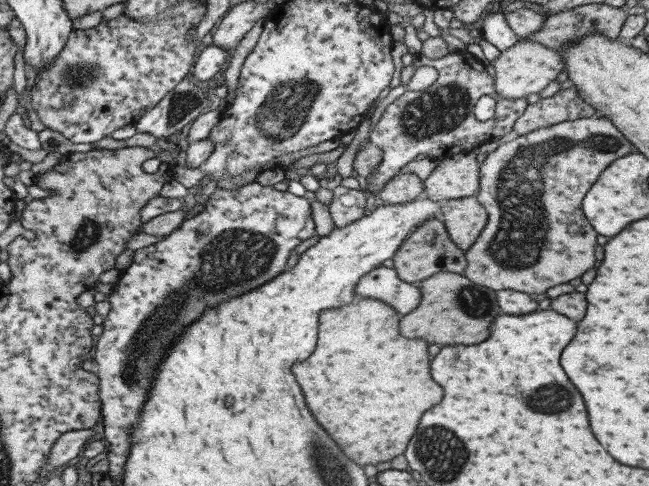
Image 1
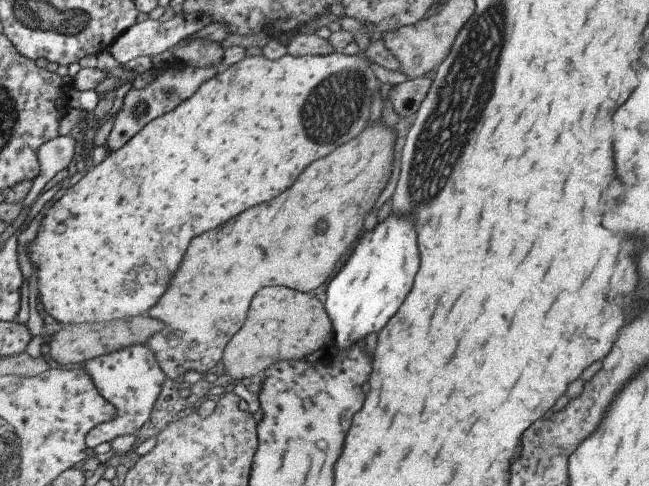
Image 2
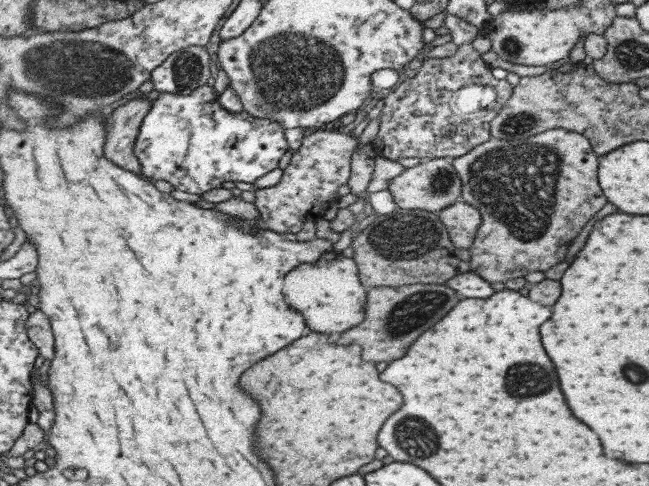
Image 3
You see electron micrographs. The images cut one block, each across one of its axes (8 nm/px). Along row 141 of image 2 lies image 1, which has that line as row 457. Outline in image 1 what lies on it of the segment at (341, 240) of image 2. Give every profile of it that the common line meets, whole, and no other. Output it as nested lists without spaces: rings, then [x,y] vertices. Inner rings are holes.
[[[365,297],[323,309],[318,315],[317,344],[311,356],[291,368],[297,384],[305,392],[311,414],[357,465],[375,465],[403,454],[421,414],[443,398],[443,390],[429,374],[431,356],[427,354],[427,342],[403,338],[399,333],[401,318],[391,305]]]

